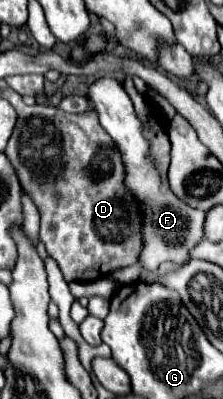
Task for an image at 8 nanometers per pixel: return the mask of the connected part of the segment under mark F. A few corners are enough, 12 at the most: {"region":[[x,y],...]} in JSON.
{"region":[[104,76],[88,96],[144,214],[146,270],[184,264],[204,212],[162,190],[132,100]]}

